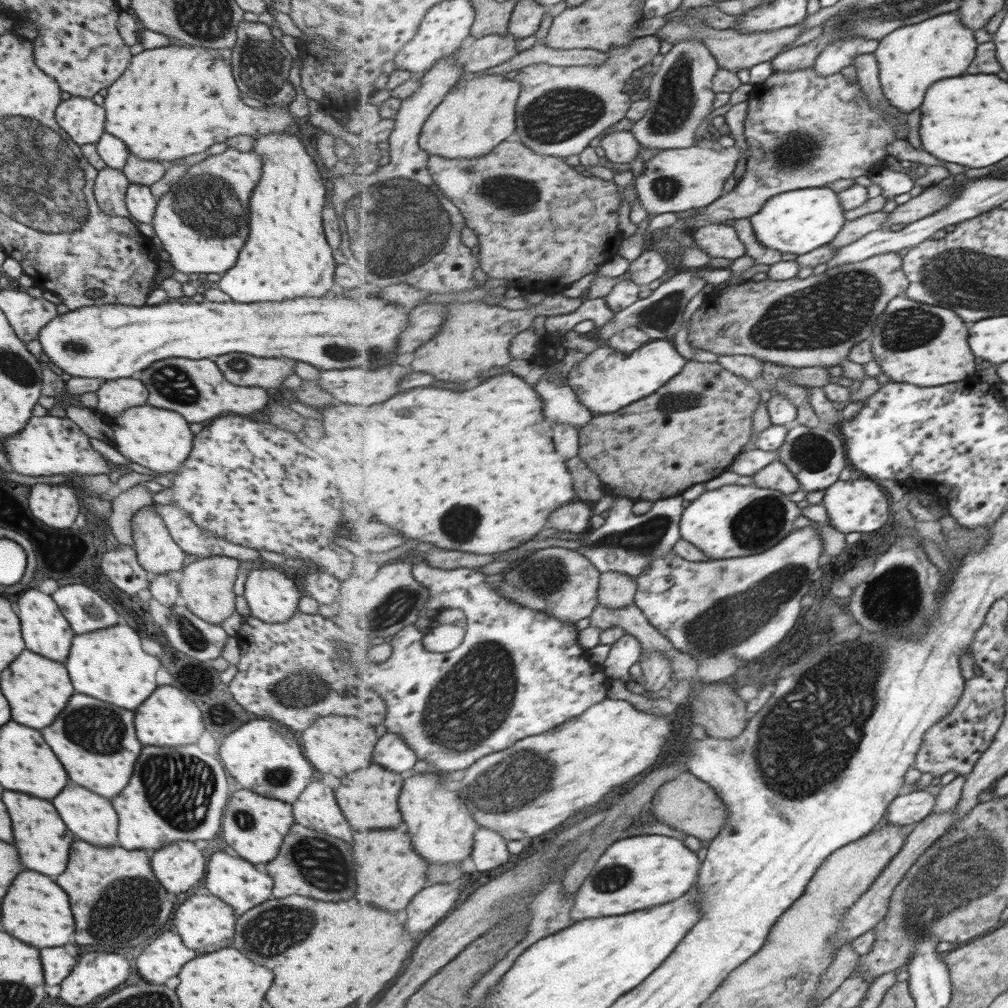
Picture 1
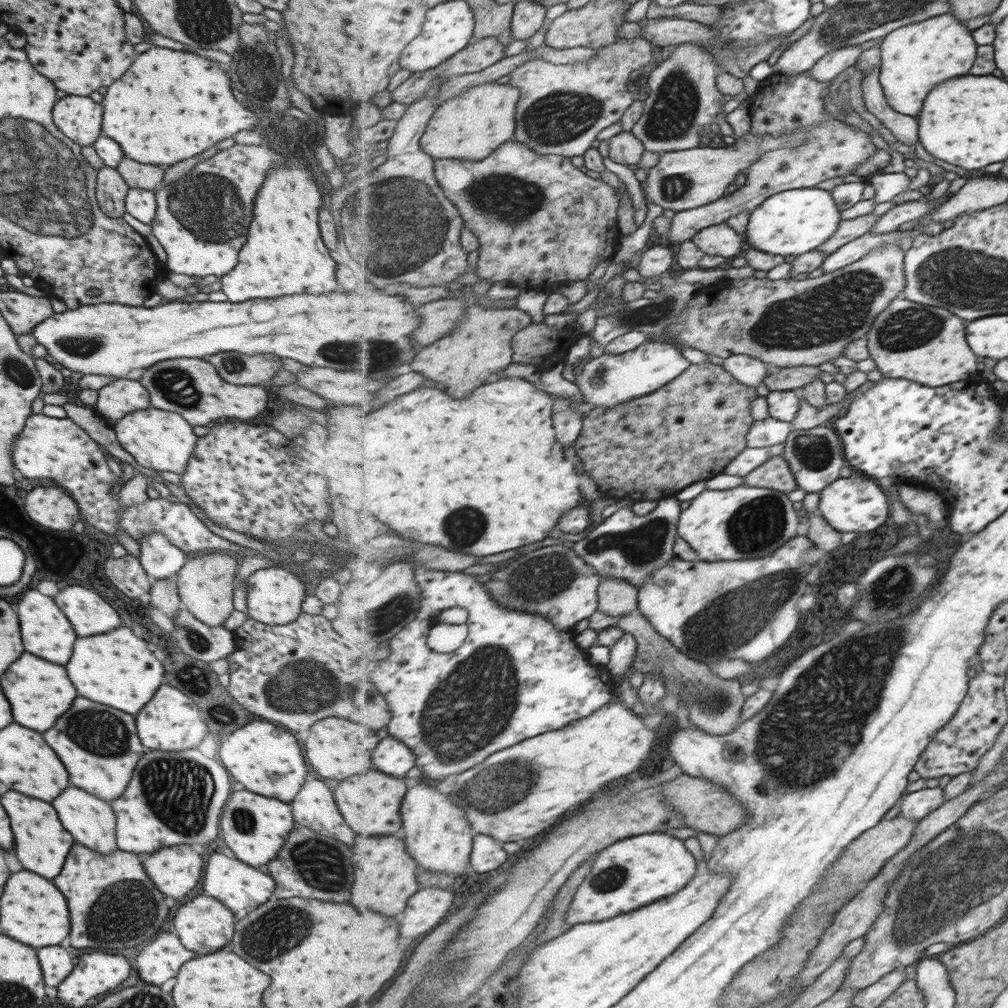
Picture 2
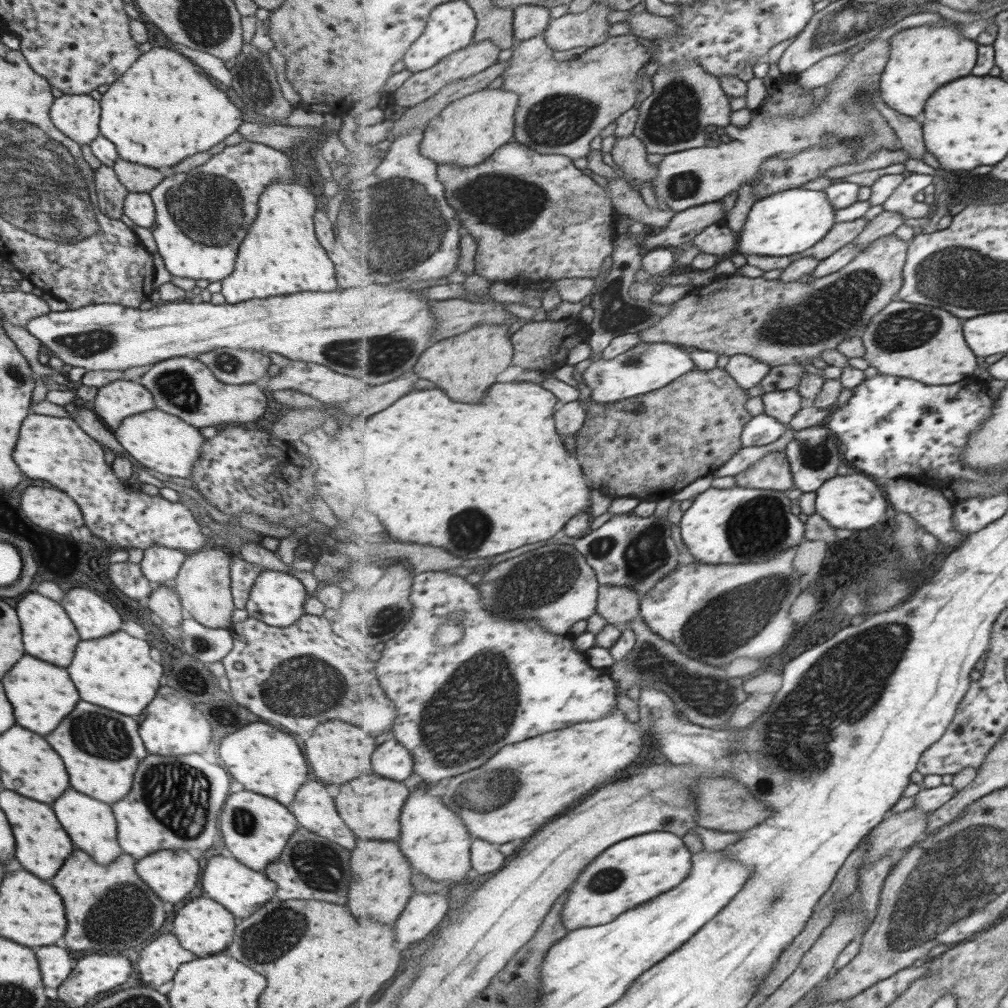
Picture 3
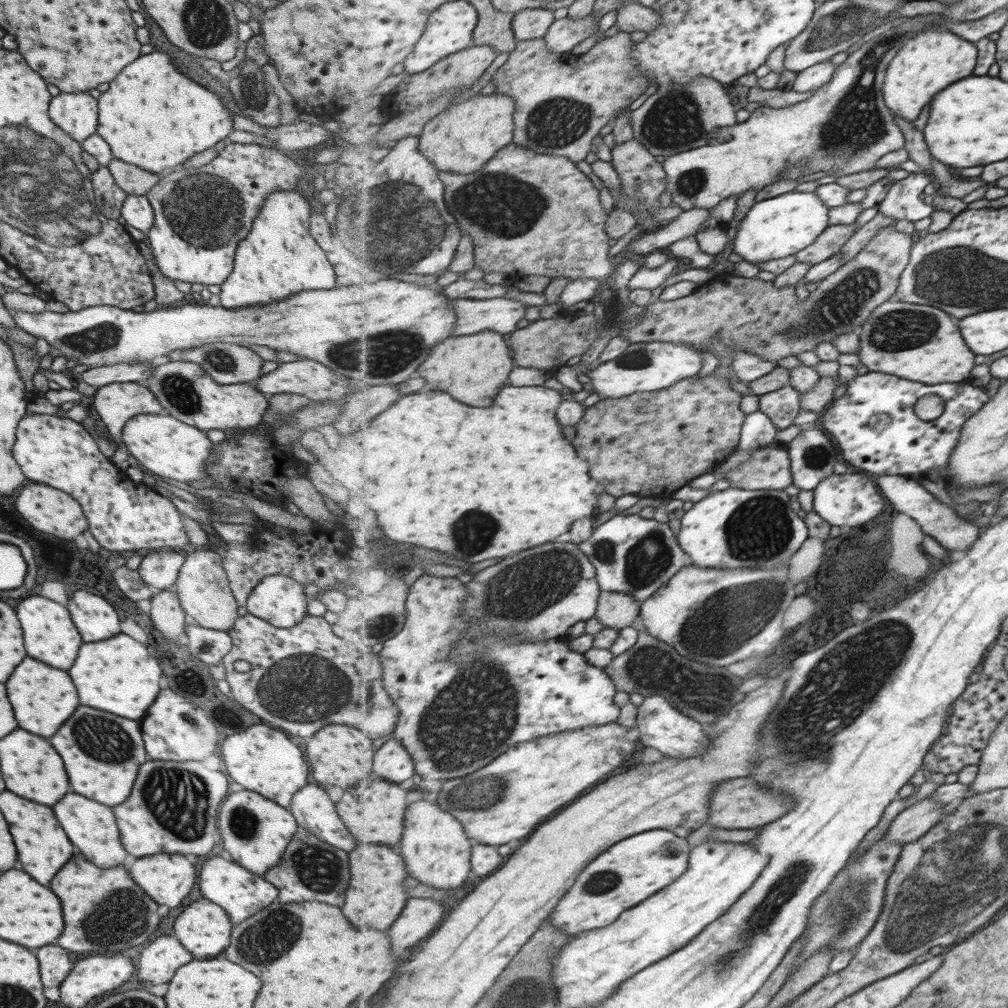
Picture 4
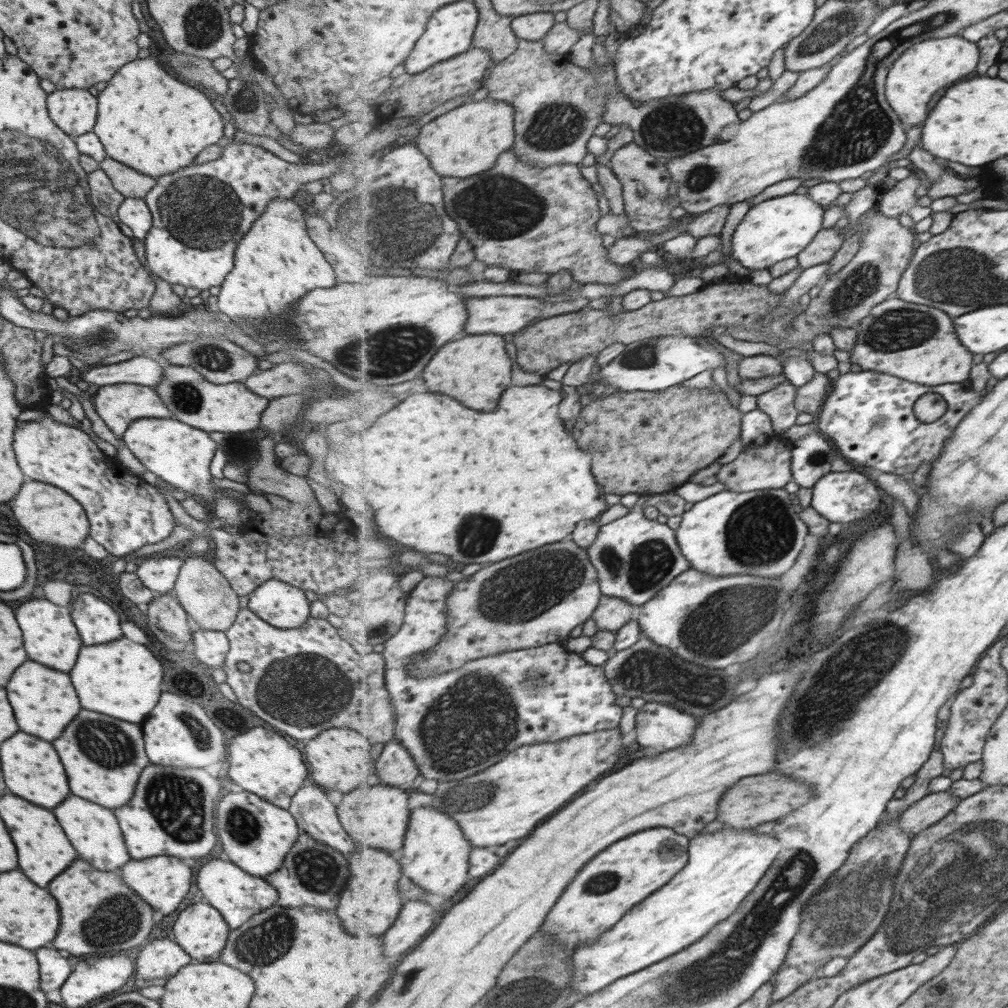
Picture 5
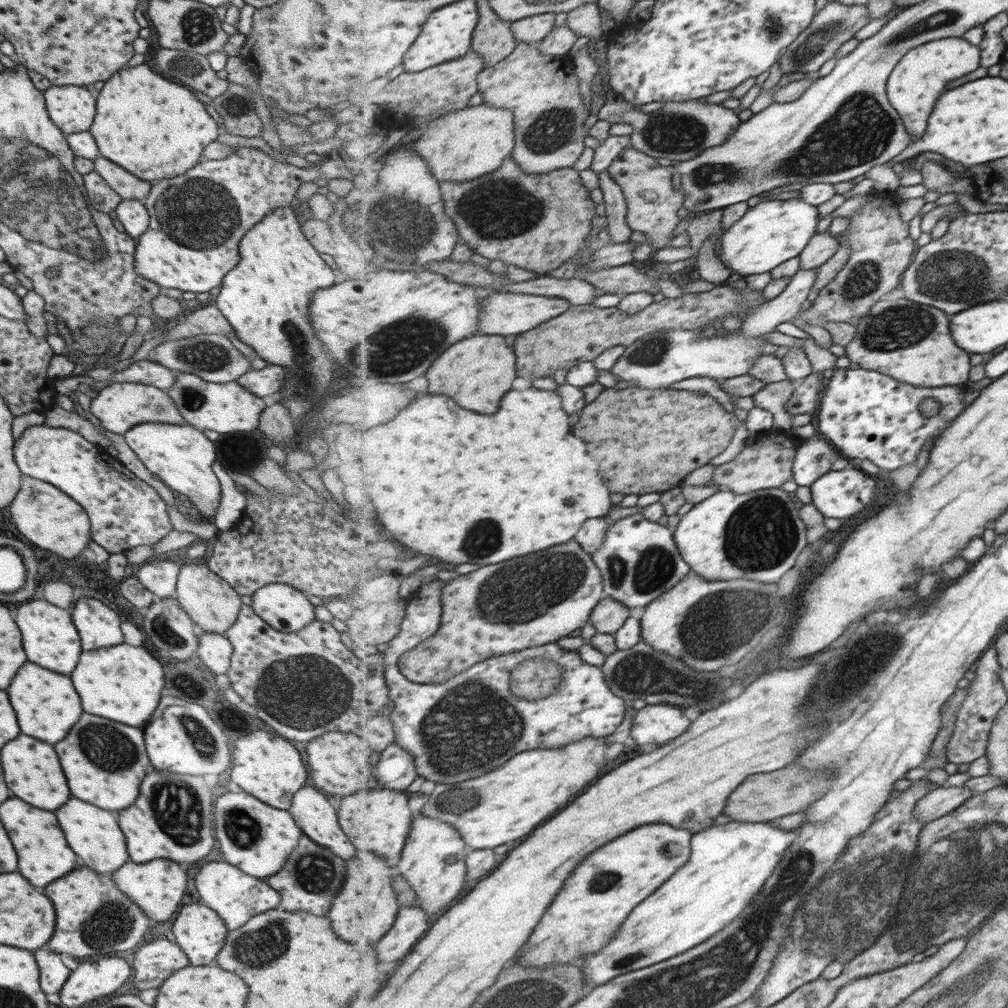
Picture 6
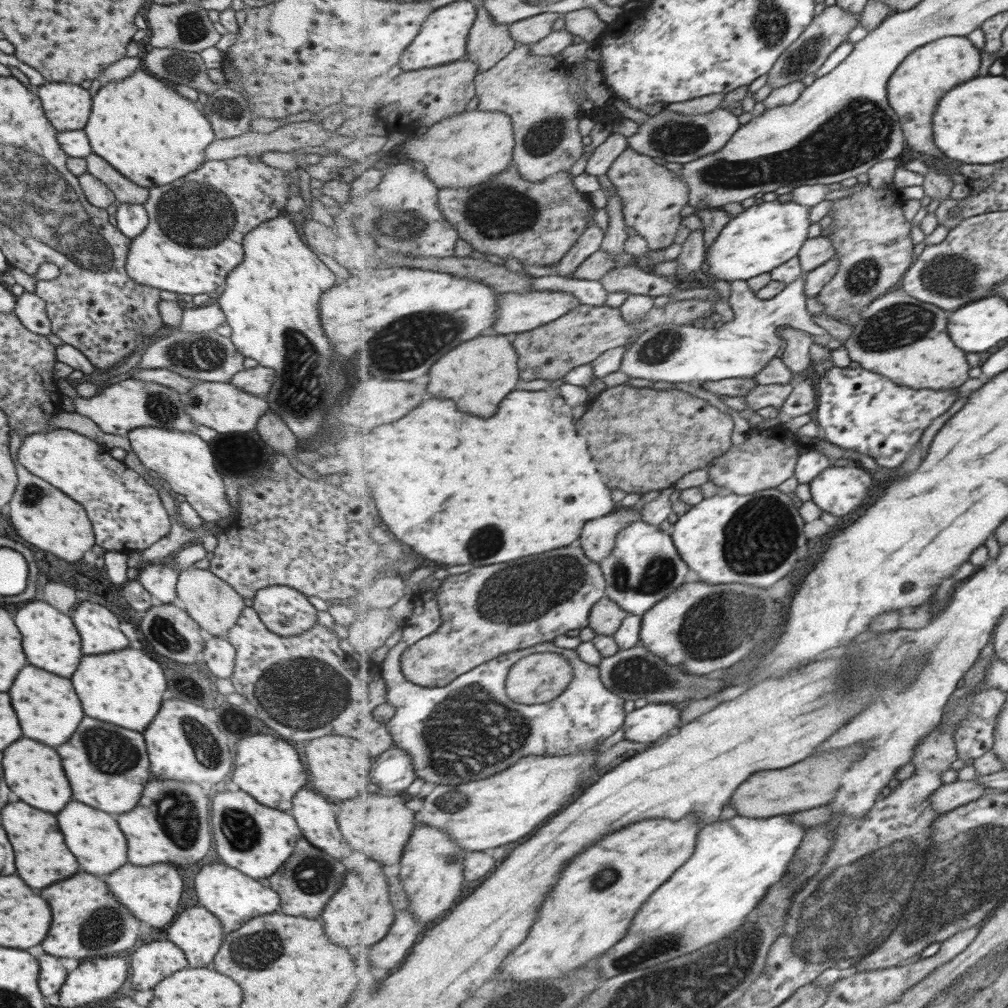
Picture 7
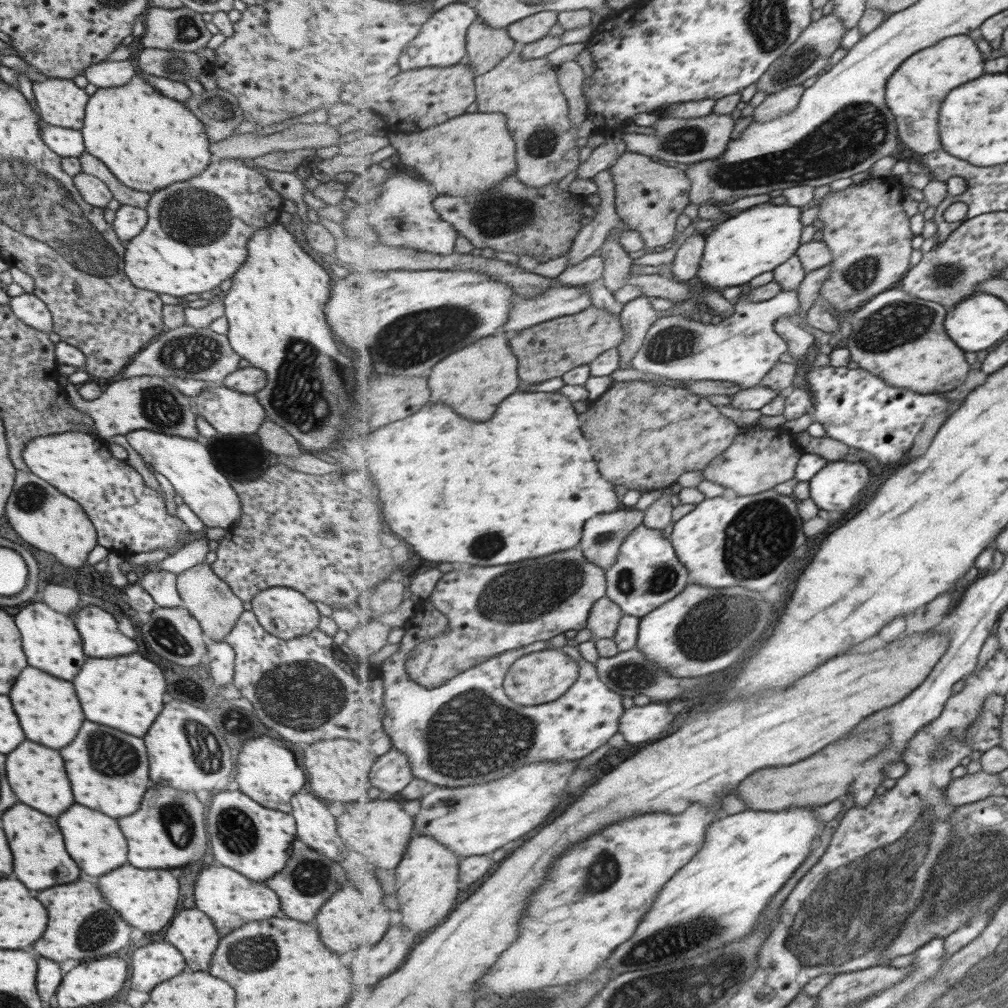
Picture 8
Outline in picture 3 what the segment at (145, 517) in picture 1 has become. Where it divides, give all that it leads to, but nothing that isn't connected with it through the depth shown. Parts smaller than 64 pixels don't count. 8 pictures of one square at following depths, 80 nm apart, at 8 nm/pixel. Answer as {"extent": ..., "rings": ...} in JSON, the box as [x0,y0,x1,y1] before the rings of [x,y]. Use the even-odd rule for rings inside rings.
{"extent":[138,546,185,586],"rings":[[[149,546],[142,550],[142,557],[138,565],[141,574],[153,586],[172,584],[185,555],[177,549]]]}

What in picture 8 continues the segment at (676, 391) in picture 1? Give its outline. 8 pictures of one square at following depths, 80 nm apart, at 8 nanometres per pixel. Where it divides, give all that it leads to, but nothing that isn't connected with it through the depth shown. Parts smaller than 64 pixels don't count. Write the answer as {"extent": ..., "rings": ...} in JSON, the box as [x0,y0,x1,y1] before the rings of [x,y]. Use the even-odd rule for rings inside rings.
{"extent":[581,381,742,492],"rings":[[[645,381],[615,382],[601,398],[590,404],[589,411],[582,414],[581,418],[583,418],[583,426],[587,426],[587,438],[591,438],[591,442],[595,442],[595,454],[599,454],[599,462],[603,462],[603,474],[607,474],[607,478],[611,478],[611,482],[619,482],[619,486],[627,486],[627,488],[634,488],[640,492],[667,489],[685,472],[703,472],[711,461],[714,461],[733,445],[742,429],[742,426],[735,424],[731,418],[725,418],[725,414],[721,414],[720,408],[713,406],[708,397],[692,393],[687,388],[662,384],[655,387],[651,383],[645,383]]]}

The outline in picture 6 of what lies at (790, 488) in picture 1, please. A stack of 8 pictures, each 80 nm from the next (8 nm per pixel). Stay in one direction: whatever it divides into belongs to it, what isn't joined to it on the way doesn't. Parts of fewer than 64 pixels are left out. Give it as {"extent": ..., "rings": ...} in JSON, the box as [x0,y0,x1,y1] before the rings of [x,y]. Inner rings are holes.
{"extent":[712,428,800,494],"rings":[[[772,428],[763,434],[754,434],[732,461],[715,468],[712,480],[717,486],[727,486],[737,494],[779,488],[794,479],[794,460],[799,454],[800,444],[800,438],[783,429]]]}

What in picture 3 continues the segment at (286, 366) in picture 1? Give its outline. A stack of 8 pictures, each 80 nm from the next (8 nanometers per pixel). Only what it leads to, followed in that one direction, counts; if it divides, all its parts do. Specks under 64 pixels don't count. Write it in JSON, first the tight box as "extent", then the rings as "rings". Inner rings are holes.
{"extent":[193,348,269,384],"rings":[[[215,348],[193,358],[209,368],[223,384],[251,384],[263,378],[269,368],[269,358],[261,351]]]}

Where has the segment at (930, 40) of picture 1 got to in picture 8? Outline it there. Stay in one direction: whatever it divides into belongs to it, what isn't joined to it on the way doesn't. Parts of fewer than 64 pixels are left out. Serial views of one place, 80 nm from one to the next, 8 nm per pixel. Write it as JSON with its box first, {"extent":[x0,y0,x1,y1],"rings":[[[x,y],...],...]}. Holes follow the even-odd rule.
{"extent":[886,35,985,155],"rings":[[[957,35],[923,49],[892,75],[886,86],[886,101],[898,118],[901,141],[917,155],[941,150],[939,134],[939,108],[947,94],[961,84],[985,75],[985,57],[977,46],[975,35]]]}

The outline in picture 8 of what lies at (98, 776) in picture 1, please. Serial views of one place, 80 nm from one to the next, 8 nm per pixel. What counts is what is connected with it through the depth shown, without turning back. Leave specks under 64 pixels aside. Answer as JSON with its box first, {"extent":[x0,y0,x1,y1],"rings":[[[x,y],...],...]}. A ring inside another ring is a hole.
{"extent":[59,720,149,818],"rings":[[[85,720],[73,742],[59,750],[65,762],[67,778],[71,782],[73,800],[91,810],[99,810],[111,818],[133,814],[149,784],[147,756],[141,740],[142,738],[135,738],[119,730]],[[89,768],[93,772],[99,772],[99,776],[103,778],[97,778],[97,774],[89,774]]]}

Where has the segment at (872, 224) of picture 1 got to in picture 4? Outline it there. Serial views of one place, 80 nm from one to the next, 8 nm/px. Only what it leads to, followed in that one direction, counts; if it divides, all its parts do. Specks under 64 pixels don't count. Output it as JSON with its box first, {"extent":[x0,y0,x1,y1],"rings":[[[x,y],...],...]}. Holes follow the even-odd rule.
{"extent":[797,224,858,265],"rings":[[[840,224],[827,226],[826,232],[821,234],[811,246],[797,252],[797,262],[808,262],[812,265],[829,260],[832,256],[842,252],[843,246],[858,231],[857,224]]]}

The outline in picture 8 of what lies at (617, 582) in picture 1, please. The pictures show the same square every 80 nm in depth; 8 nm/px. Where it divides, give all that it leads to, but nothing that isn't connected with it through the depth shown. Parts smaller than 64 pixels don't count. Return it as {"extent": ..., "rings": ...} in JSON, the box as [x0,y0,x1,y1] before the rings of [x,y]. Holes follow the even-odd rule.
{"extent":[588,596,625,639],"rings":[[[605,596],[600,598],[591,609],[588,621],[589,630],[595,639],[614,638],[617,634],[625,612],[618,603]]]}

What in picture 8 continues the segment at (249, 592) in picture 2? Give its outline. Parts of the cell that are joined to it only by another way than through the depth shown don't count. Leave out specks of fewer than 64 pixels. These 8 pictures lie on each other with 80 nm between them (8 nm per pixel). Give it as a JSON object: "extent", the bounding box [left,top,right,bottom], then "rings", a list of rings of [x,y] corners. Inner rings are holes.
{"extent":[250,586,319,639],"rings":[[[274,586],[260,590],[253,595],[250,600],[251,611],[255,615],[257,622],[269,634],[277,638],[290,639],[307,634],[313,630],[319,622],[319,613],[313,602],[309,601],[299,591],[284,586]]]}

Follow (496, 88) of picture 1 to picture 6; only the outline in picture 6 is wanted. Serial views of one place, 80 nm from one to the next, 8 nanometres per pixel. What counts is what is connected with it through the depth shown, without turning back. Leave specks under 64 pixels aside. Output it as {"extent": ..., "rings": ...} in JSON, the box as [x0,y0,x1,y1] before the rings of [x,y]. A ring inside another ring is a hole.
{"extent":[414,105,516,183],"rings":[[[480,105],[463,107],[430,120],[424,133],[414,141],[414,149],[430,164],[433,174],[443,181],[464,183],[501,168],[516,145],[514,112],[508,108]]]}

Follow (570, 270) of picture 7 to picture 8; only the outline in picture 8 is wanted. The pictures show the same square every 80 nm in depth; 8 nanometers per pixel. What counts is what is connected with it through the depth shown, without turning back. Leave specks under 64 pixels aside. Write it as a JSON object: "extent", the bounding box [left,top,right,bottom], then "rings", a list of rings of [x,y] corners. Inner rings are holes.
{"extent":[567,168,625,266],"rings":[[[610,168],[604,170],[592,179],[599,187],[597,193],[601,198],[597,209],[597,214],[586,220],[581,227],[579,238],[575,238],[575,244],[571,244],[567,266],[576,265],[590,256],[600,252],[600,248],[606,242],[611,230],[625,228],[625,223],[618,216],[616,209],[616,189]]]}

